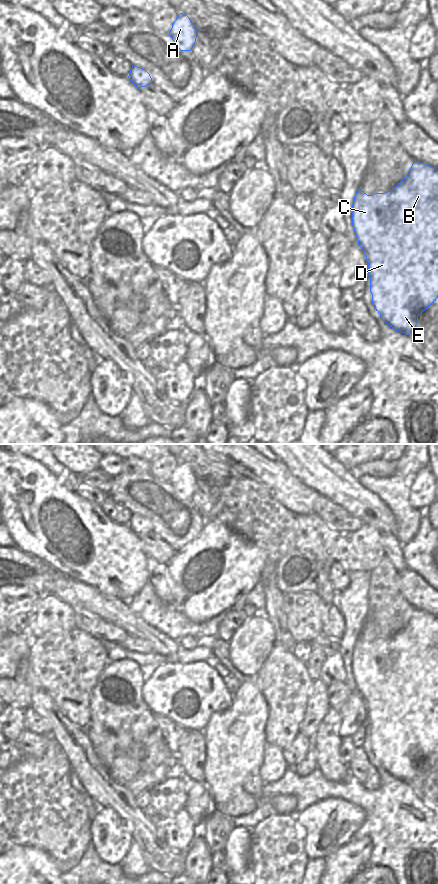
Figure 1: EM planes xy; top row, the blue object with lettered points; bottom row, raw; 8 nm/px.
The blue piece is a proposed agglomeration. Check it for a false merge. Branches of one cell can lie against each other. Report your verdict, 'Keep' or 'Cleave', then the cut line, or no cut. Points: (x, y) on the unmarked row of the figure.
Keep. No split.

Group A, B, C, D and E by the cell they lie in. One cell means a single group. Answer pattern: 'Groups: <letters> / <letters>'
Groups: A B C D E.

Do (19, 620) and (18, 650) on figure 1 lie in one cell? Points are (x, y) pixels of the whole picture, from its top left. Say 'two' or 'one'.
two

